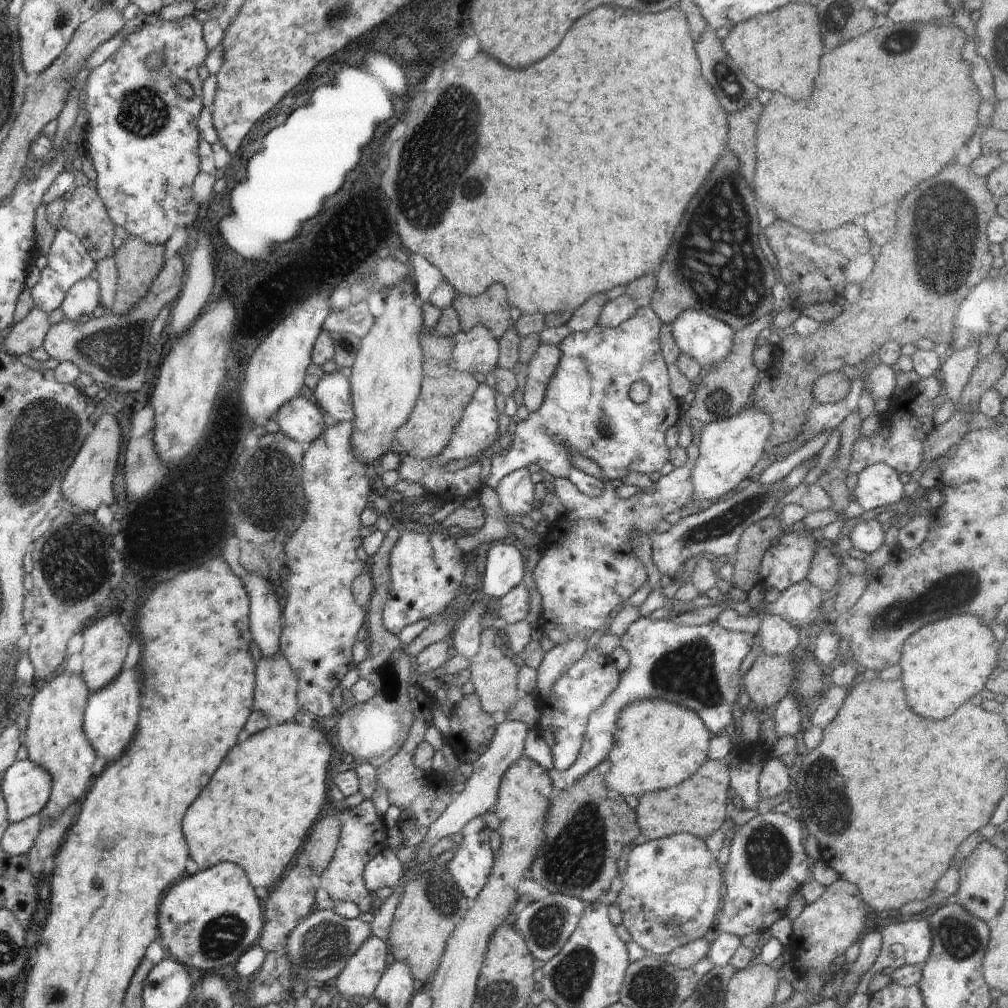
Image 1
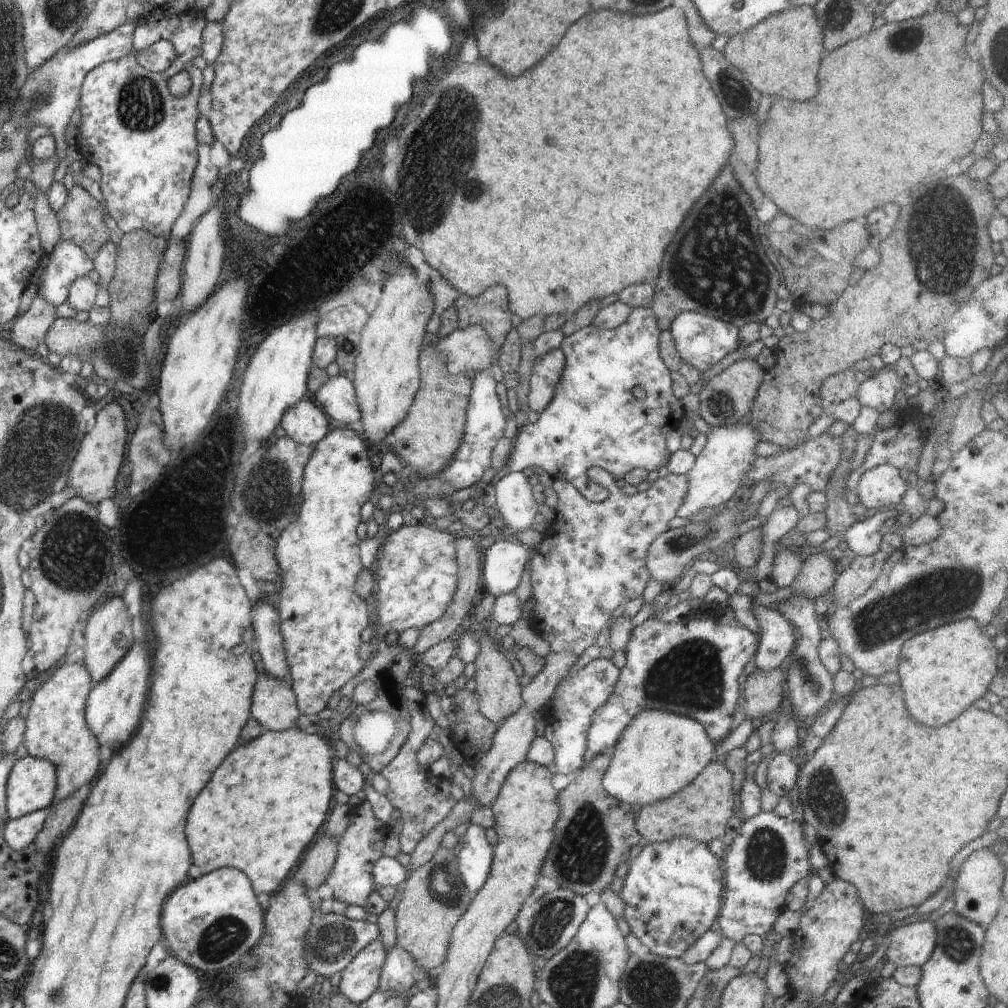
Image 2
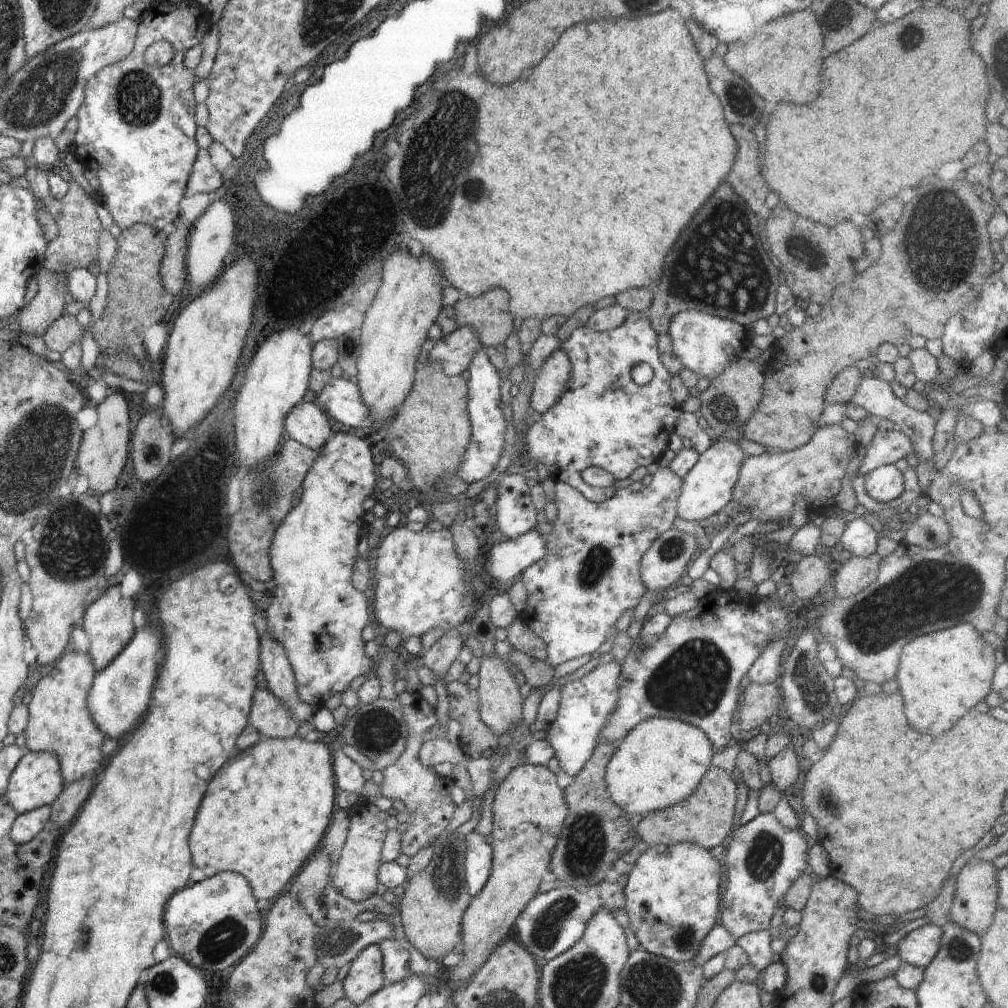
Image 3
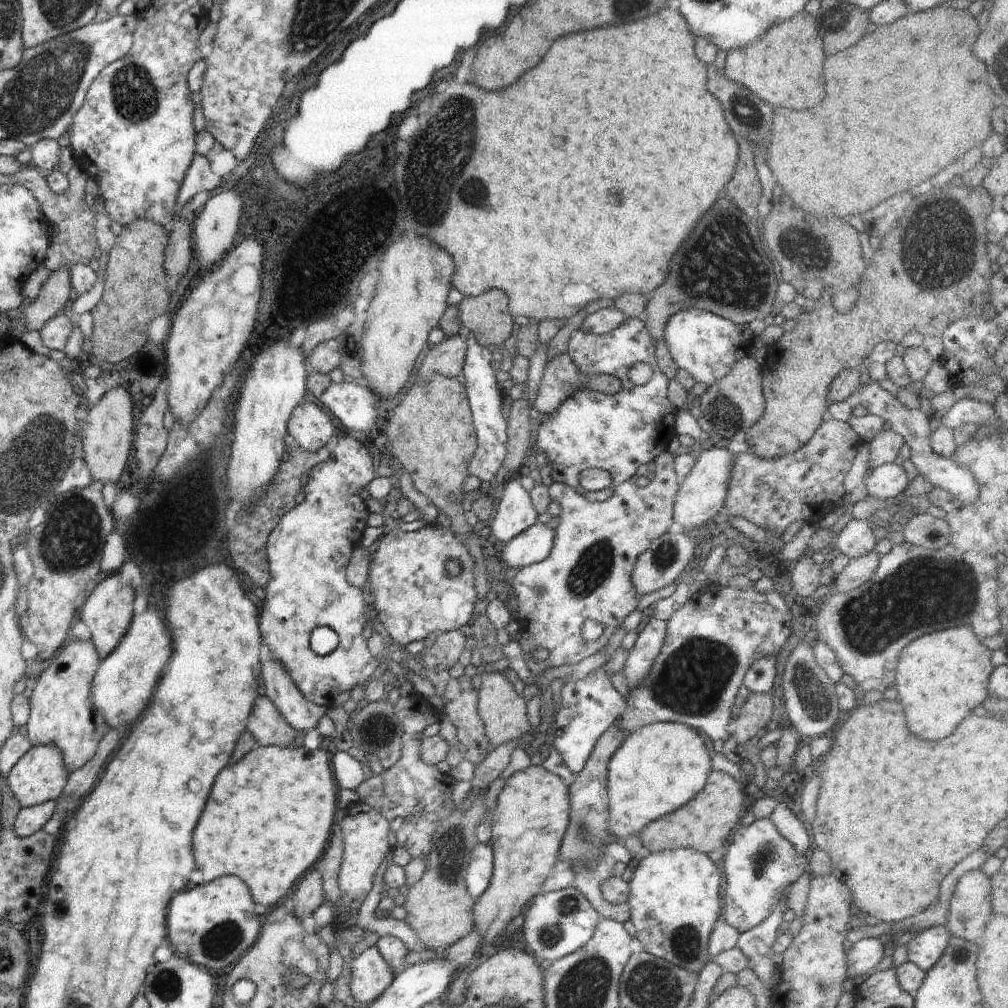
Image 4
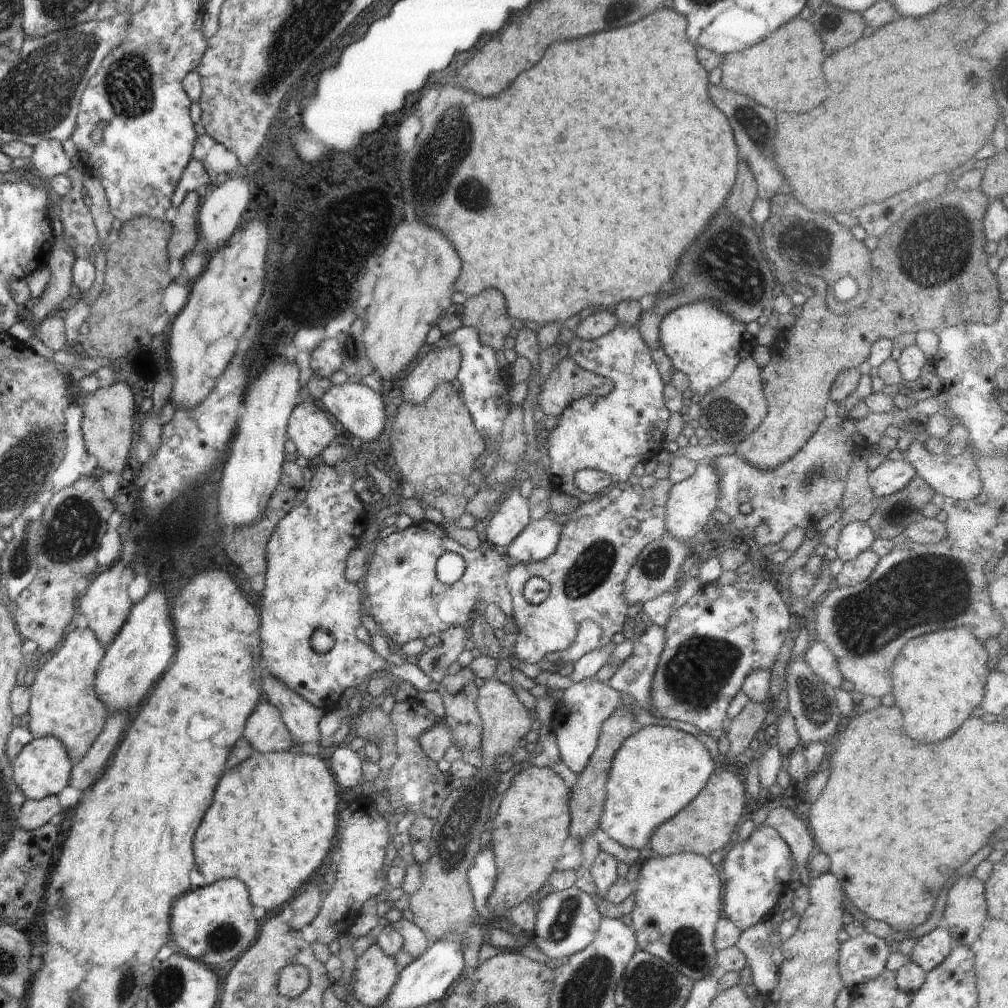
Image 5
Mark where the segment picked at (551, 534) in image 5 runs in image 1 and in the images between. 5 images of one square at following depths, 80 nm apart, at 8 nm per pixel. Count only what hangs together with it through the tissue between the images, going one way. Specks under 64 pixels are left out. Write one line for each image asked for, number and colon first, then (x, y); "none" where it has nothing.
1: (504, 570)
2: (504, 561)
3: (507, 559)
4: (534, 544)

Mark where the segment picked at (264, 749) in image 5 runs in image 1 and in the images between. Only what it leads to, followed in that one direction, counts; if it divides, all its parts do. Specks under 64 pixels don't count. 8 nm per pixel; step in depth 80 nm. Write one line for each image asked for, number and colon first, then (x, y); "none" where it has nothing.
1: (276, 682)
2: (274, 705)
3: (270, 716)
4: (265, 723)

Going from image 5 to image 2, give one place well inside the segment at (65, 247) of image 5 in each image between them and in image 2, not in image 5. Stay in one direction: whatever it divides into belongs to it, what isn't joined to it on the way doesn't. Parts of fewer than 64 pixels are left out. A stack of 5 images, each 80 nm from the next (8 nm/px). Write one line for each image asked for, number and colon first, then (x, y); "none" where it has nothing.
2: (27, 331)
3: (34, 319)
4: (54, 293)

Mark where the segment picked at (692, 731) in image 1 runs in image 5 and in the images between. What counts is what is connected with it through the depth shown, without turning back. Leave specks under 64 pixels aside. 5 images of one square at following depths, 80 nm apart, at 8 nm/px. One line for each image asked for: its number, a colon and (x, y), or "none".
2: (659, 752)
3: (660, 761)
4: (660, 767)
5: (658, 771)

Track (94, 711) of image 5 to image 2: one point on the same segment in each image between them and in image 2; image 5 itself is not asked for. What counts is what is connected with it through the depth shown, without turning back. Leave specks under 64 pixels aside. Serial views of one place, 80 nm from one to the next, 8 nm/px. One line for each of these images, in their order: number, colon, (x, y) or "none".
2: (56, 729)
3: (59, 722)
4: (62, 713)

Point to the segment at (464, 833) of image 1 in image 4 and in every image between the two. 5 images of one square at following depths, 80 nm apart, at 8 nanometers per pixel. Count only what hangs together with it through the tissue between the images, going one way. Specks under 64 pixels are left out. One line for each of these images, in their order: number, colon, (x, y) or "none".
2: (475, 857)
3: (478, 856)
4: (480, 870)

